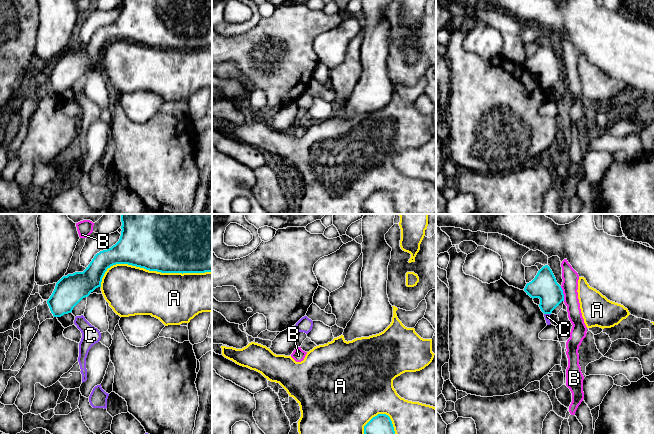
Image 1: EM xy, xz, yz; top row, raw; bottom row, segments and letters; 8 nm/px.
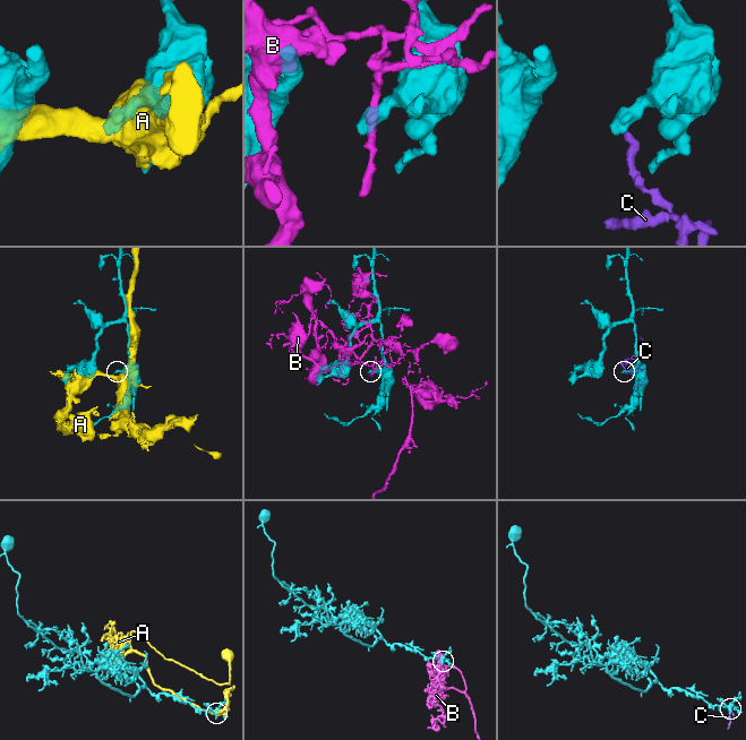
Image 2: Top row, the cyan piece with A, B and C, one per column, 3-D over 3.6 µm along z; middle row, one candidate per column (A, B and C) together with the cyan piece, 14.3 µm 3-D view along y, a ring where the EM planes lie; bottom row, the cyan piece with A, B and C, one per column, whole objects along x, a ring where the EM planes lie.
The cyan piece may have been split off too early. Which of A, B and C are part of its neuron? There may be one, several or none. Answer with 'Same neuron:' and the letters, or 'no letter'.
Same neuron: no letter

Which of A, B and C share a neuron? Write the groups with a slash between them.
A / B / C

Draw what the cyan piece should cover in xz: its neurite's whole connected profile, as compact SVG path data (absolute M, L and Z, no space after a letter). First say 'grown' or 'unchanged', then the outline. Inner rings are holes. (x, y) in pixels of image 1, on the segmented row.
unchanged; M378 414L364 426L364 434L395 434L395 431L390 417Z

